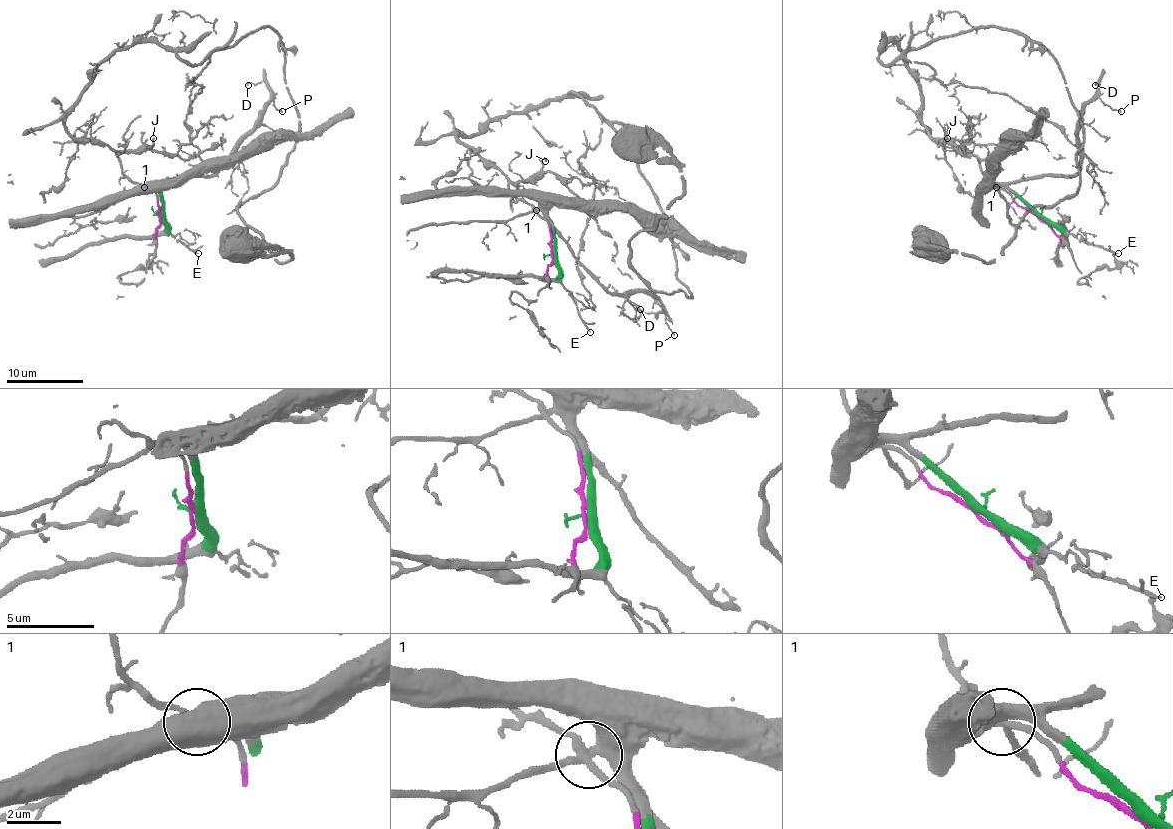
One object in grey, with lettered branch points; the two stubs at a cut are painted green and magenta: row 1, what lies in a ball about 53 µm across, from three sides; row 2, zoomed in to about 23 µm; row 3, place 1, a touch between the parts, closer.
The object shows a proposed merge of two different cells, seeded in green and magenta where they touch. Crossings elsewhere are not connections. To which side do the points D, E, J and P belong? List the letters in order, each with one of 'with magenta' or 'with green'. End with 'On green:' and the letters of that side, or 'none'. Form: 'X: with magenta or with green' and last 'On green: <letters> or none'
D: with green
E: with green
J: with magenta
P: with green
On green: D, E, P

